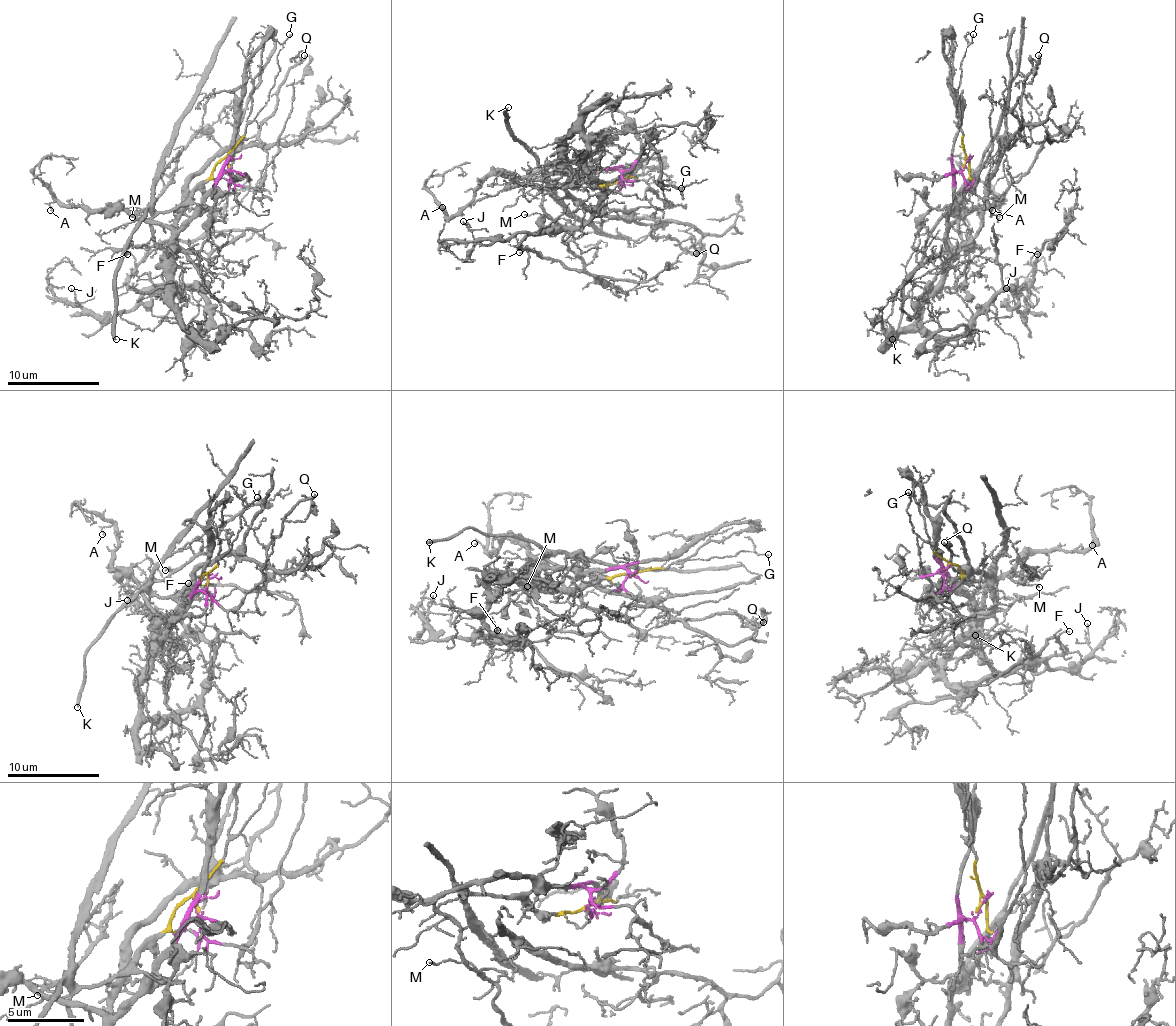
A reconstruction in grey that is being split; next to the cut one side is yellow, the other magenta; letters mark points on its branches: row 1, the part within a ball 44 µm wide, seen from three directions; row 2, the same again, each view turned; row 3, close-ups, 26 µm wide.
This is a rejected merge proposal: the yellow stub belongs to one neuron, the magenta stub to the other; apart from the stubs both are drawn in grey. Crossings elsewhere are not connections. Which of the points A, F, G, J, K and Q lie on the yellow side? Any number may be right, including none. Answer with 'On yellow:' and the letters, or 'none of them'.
On yellow: G, K

